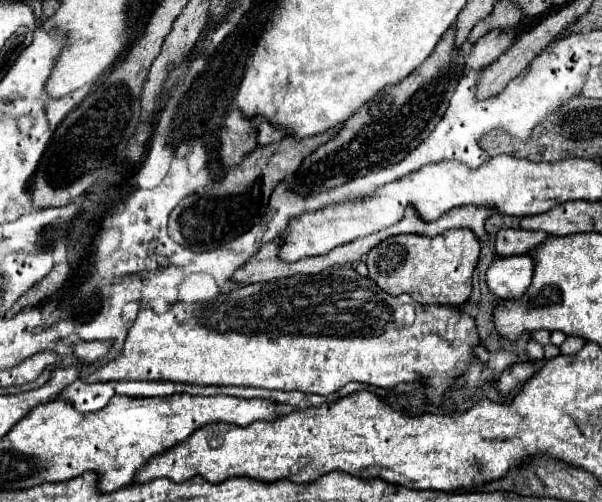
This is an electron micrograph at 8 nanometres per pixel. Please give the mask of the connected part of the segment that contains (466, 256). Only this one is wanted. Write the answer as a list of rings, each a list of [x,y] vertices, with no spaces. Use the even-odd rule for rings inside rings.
[[[448,229],[438,237],[394,235],[366,255],[374,283],[390,295],[408,293],[422,305],[460,307],[472,293],[472,273],[478,261],[478,239],[470,229]]]

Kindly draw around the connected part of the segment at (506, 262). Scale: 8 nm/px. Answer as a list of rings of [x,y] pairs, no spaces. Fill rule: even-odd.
[[[528,255],[498,257],[486,269],[486,283],[496,297],[516,299],[528,289],[532,273],[534,261]]]

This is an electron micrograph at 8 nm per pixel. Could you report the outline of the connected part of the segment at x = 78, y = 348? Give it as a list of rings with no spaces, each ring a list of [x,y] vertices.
[[[80,341],[78,345],[74,345],[74,355],[80,361],[90,363],[90,361],[98,361],[100,357],[104,357],[108,349],[110,349],[110,343],[104,343],[104,341],[90,341],[90,343]]]

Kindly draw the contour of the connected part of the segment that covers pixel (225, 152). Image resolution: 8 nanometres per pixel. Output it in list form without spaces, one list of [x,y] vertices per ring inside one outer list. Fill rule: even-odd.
[[[232,109],[220,129],[222,149],[220,157],[224,167],[238,165],[248,153],[252,153],[258,147],[258,121],[246,117],[242,111]]]

